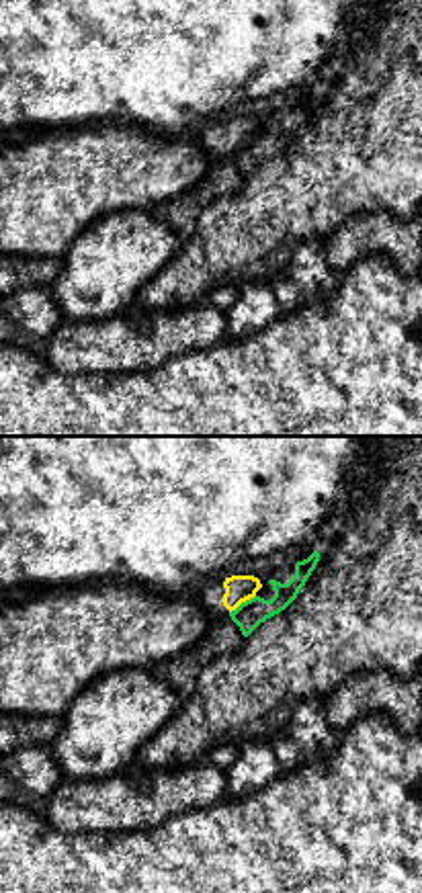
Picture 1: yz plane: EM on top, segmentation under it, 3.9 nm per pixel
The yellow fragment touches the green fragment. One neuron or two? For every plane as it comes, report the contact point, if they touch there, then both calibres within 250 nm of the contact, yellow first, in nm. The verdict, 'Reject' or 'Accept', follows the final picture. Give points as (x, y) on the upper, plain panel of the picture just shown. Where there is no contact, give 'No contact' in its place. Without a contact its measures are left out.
Touches yellow at (242, 142). Thickness 110 nm (yellow) against 110 nm

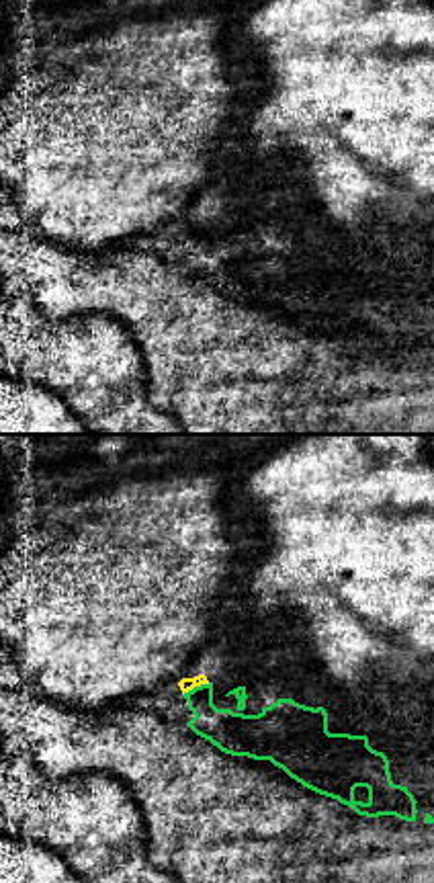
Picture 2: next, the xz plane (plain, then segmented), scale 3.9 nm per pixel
Touches yellow at (195, 226). Thickness 50 nm (yellow) against 170 nm

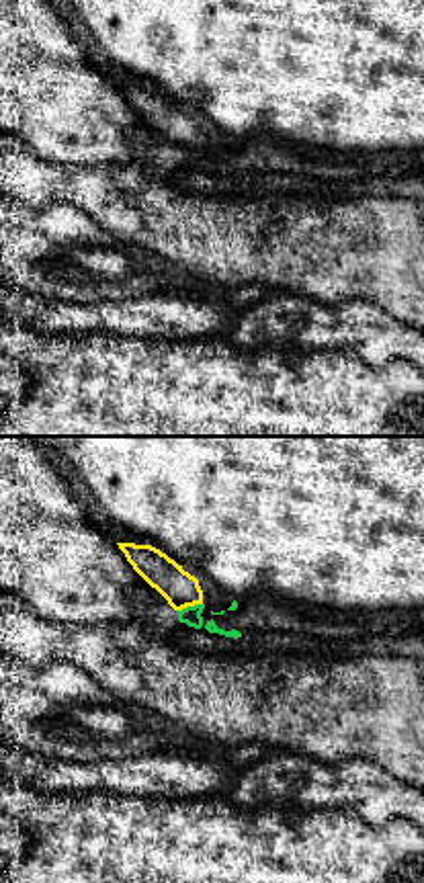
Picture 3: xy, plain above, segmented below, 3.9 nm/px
Touches yellow at (189, 146). Thickness 140 nm (yellow) against 80 nm

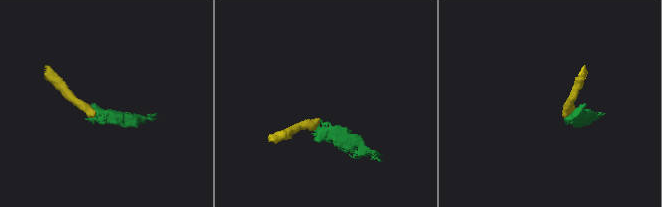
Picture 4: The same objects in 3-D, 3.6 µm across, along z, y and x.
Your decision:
Reject

